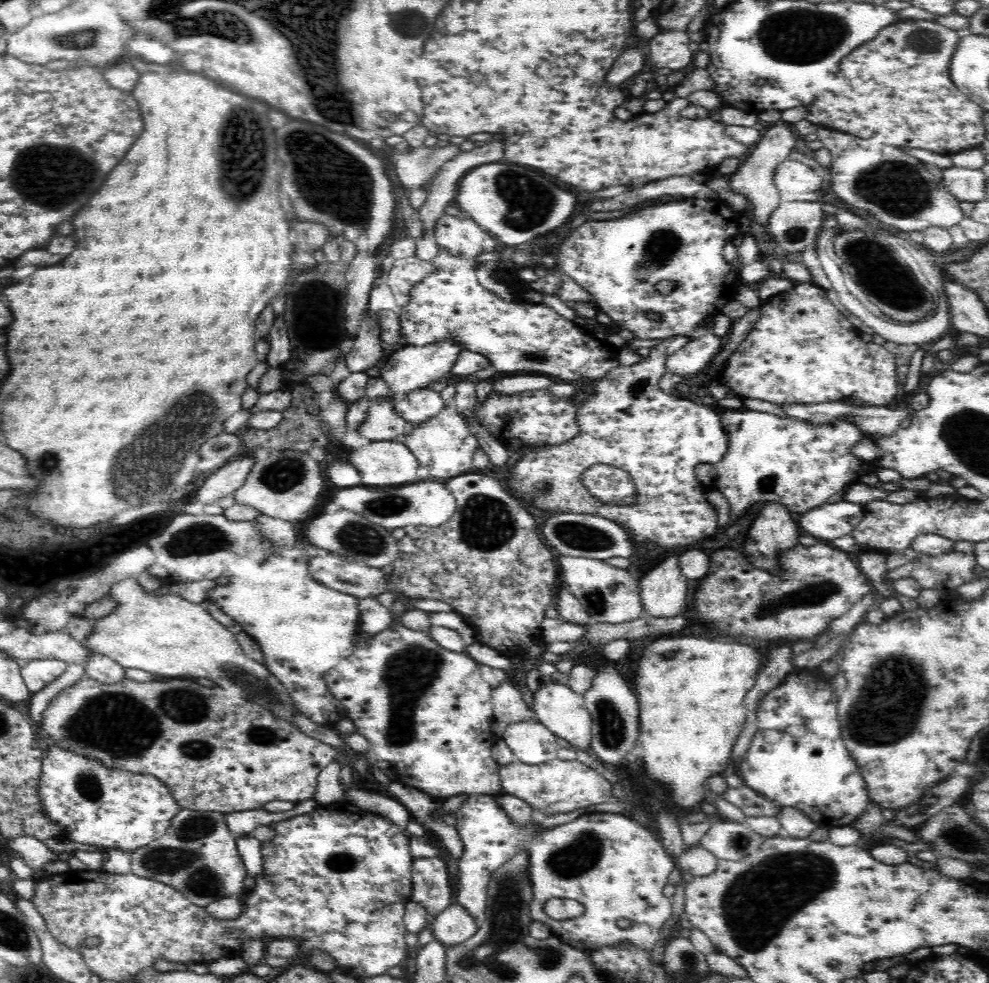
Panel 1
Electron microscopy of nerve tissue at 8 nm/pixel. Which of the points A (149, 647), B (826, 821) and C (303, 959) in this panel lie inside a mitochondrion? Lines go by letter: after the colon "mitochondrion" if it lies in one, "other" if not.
A: other
B: other
C: other

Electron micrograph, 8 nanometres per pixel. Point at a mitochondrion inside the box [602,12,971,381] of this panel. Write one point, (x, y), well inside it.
(902, 190)

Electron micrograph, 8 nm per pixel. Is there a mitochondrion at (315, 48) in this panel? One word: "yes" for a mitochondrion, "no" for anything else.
yes

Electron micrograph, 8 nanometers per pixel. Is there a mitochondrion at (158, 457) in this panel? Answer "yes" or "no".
yes

